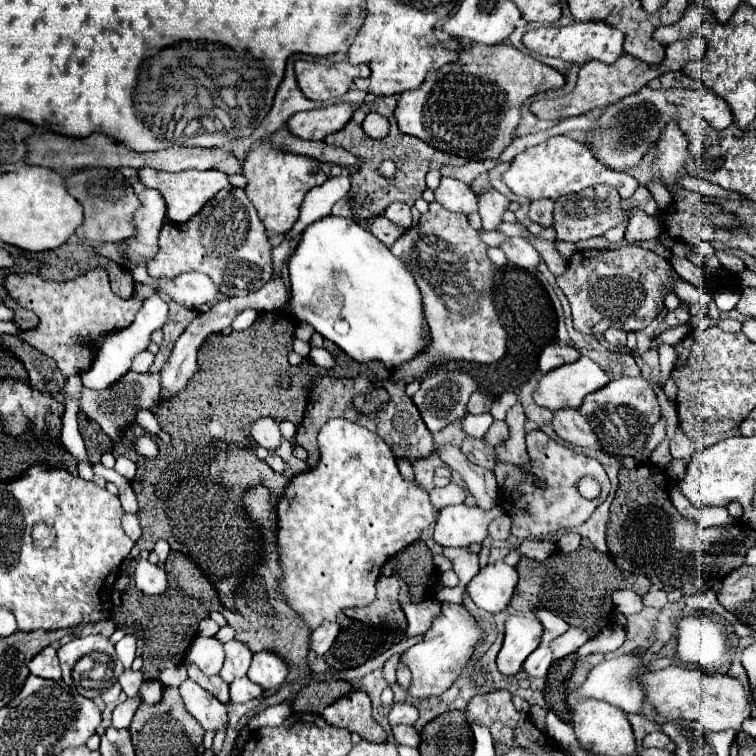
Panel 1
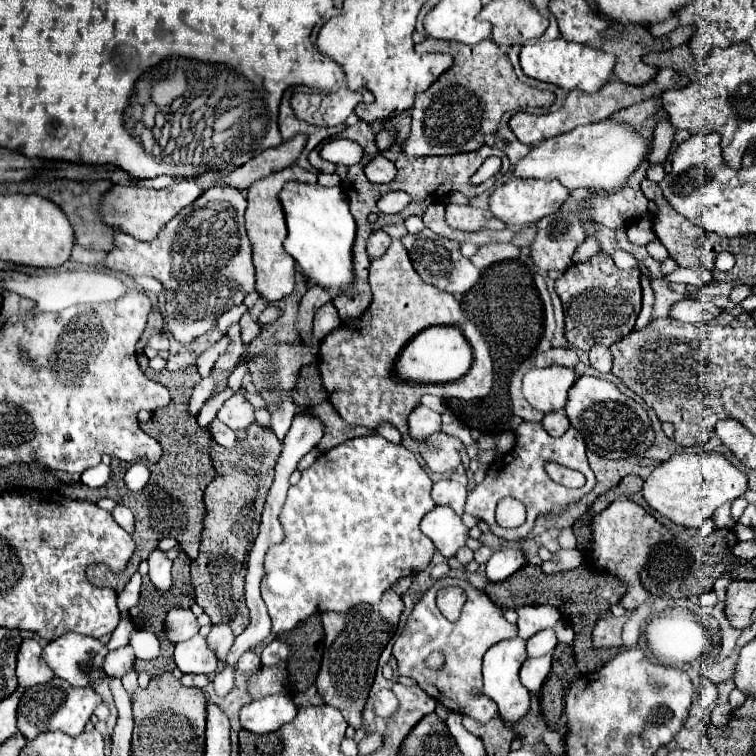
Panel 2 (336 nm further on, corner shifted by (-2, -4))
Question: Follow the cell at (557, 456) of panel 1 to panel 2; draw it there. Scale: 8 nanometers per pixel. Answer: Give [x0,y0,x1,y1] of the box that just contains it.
[465,421,595,541]

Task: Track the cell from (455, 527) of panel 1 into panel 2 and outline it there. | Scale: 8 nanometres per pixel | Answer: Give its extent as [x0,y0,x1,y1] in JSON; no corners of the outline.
[421,505,469,557]

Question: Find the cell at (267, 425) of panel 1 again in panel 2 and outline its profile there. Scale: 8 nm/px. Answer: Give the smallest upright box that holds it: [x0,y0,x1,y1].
[217,391,255,431]

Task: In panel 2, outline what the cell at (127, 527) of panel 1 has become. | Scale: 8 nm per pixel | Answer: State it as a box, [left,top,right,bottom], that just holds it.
[111,505,135,533]

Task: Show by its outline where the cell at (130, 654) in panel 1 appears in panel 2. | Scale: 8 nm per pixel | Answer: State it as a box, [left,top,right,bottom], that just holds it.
[107,615,133,651]

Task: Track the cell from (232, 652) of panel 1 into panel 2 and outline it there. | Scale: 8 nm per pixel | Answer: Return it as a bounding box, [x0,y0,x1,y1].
[207,623,235,661]

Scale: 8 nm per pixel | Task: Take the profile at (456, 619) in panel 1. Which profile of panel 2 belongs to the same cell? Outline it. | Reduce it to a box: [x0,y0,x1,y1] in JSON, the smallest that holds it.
[393,577,517,723]

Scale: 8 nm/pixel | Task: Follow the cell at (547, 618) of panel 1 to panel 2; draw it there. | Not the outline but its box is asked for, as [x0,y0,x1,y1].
[517,605,561,639]

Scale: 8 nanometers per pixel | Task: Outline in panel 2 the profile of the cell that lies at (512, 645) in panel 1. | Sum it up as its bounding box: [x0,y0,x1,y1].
[483,637,531,725]

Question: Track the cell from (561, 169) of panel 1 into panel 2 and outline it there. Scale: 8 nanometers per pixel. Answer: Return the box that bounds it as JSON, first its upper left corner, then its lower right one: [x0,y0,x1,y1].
[489,177,569,225]

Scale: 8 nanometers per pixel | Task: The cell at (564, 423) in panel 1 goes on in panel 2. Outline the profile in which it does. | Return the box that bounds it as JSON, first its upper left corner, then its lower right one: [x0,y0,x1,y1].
[543,411,569,435]

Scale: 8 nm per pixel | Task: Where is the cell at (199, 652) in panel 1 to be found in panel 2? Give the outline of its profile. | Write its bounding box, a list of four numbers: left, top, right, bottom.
[175,635,219,675]

